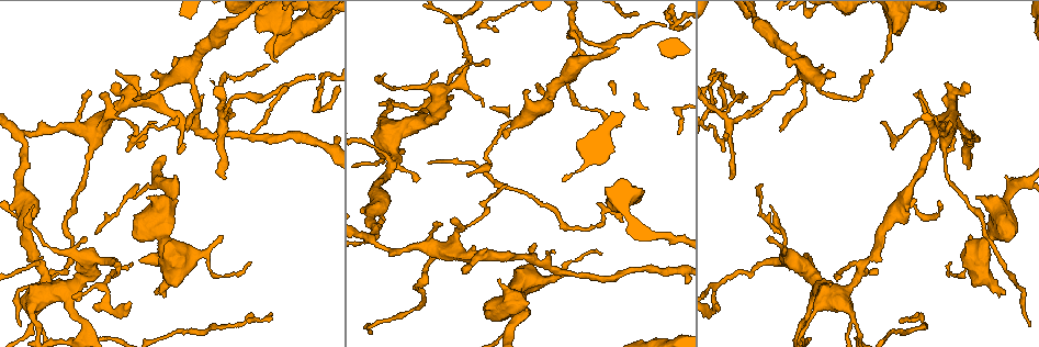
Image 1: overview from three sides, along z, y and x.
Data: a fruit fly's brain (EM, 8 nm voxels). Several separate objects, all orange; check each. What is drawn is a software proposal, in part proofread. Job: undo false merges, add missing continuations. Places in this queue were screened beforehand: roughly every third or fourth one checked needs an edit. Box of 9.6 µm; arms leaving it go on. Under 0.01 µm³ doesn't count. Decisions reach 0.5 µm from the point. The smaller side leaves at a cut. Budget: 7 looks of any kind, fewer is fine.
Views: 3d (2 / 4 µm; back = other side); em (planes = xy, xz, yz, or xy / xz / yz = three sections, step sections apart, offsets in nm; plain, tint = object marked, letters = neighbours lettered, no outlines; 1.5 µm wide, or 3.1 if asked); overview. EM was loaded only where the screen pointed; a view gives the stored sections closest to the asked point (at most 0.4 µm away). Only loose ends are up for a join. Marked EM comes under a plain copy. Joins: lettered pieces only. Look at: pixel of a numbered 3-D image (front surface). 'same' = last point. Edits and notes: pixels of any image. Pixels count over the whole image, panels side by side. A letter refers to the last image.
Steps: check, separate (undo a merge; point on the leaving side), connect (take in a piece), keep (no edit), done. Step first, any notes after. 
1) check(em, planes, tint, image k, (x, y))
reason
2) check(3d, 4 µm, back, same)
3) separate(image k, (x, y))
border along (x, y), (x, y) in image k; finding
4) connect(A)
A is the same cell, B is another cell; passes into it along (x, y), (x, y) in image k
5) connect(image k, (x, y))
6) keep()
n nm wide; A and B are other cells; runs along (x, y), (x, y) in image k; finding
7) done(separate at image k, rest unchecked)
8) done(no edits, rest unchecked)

check(3d, 2 µm, image 1, (536, 85))

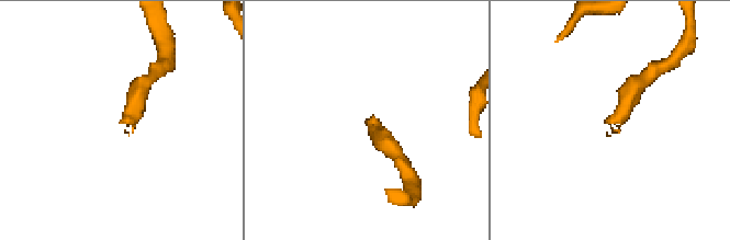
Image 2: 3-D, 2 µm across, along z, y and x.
check(em, planes, letters, image 2, (128, 133))

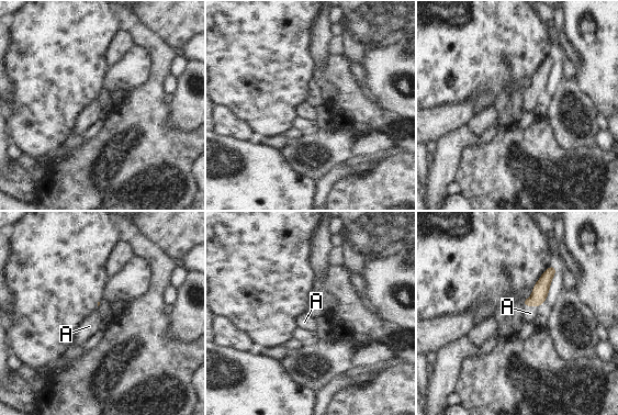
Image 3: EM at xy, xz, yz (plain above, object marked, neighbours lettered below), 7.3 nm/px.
connect(A)
A is the same cell; passes into it along (540, 290), (531, 305), (530, 313) in image 3; the neuron continues

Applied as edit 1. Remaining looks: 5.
check(overview)

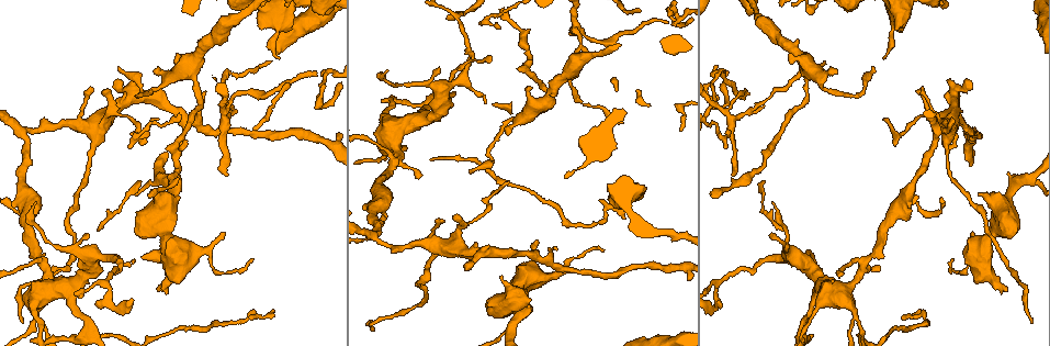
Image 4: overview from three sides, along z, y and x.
check(3d, 4 µm, image 4, (528, 87))
branch stops here

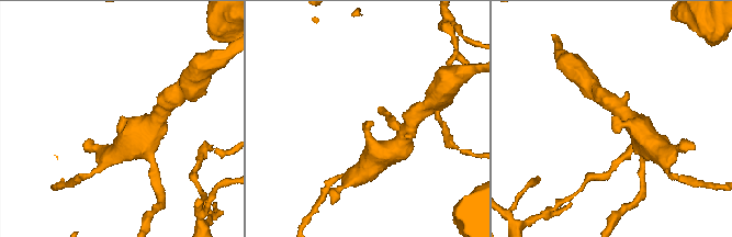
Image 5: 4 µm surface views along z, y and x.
check(em, xy, step 8, letters, image 5, (122, 117))

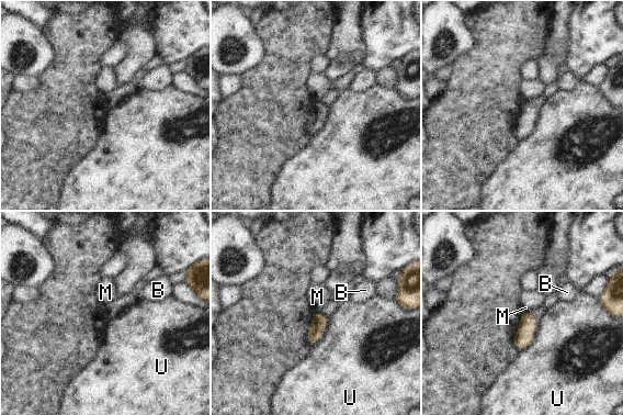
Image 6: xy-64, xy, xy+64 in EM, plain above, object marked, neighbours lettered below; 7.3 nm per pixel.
keep()
B, M and U are other cells; border along (522, 311), (530, 312) in image 6; none of them fits

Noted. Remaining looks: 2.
check(3d, 4 µm, back, image 4, (825, 62))
an open end

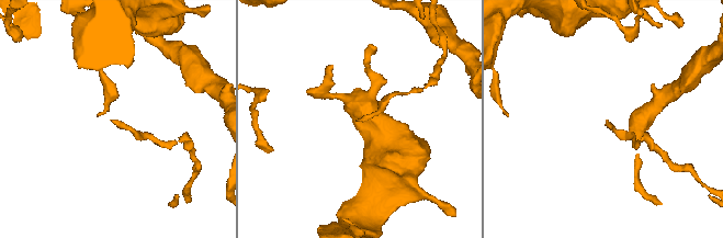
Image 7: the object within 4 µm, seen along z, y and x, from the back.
check(em, yz, step 8, letters, image 7, (357, 121))

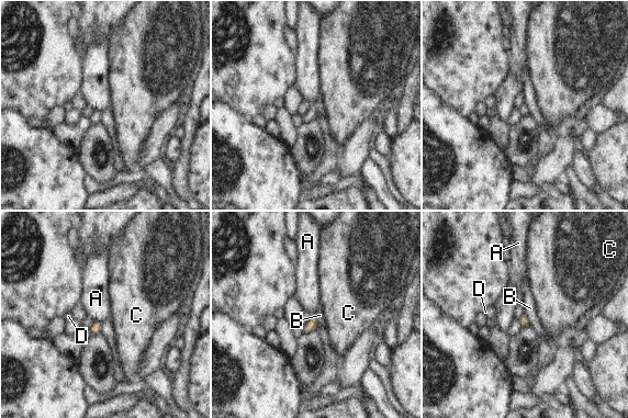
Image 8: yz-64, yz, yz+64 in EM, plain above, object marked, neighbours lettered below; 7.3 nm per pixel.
keep()
A, B, C and D are other cells; border along (525, 313), (529, 324) in image 8; no lettered piece goes on from it

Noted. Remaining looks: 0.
done(connect at image 3, rest unchecked)

